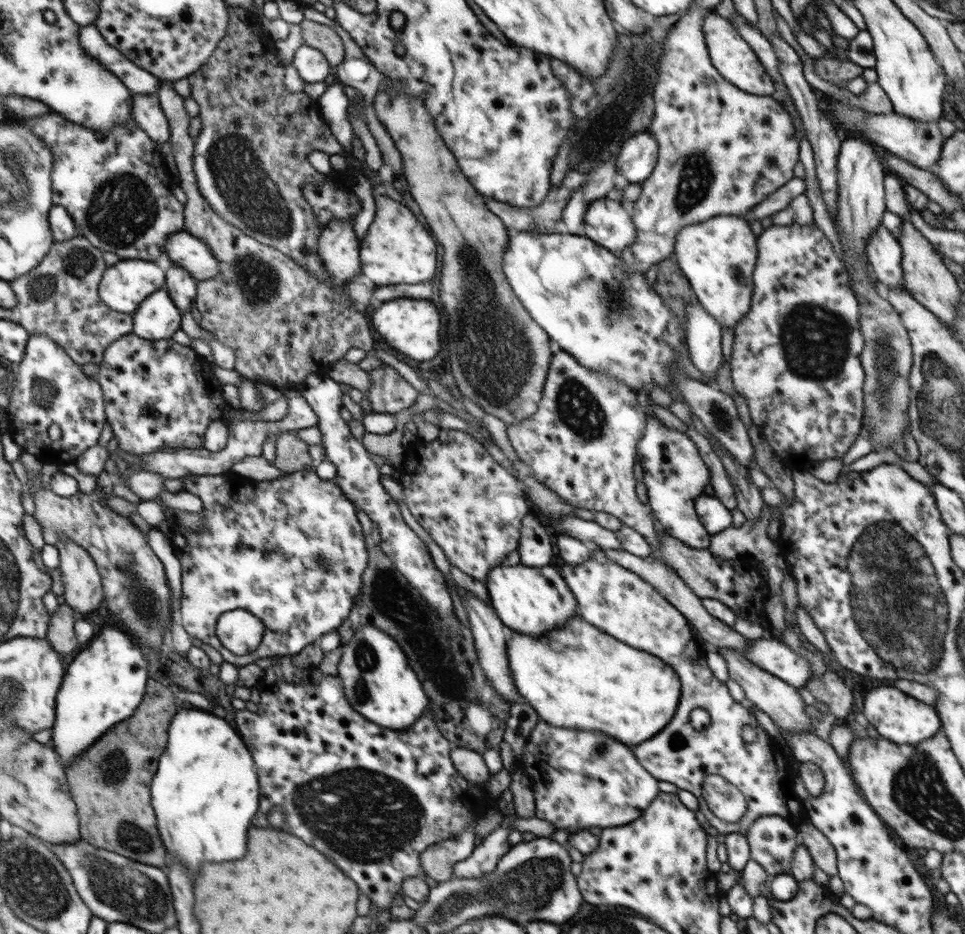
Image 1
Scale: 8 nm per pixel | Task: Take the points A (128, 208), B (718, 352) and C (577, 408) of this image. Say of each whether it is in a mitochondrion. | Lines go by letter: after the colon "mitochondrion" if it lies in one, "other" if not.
A: mitochondrion
B: other
C: mitochondrion

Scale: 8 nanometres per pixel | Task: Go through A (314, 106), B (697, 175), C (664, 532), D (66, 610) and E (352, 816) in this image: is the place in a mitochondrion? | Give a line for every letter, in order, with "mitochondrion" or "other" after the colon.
A: other
B: mitochondrion
C: other
D: other
E: mitochondrion

